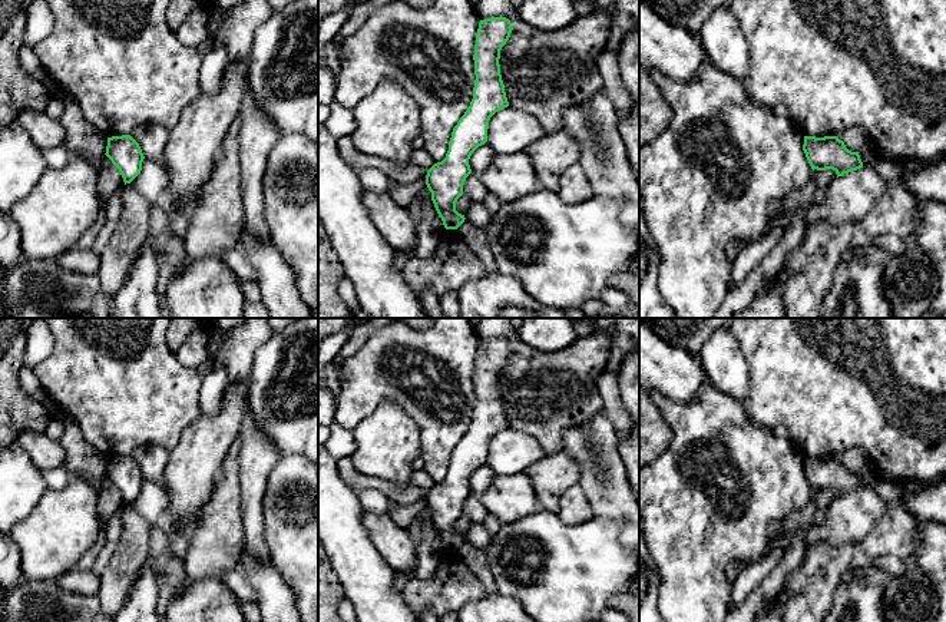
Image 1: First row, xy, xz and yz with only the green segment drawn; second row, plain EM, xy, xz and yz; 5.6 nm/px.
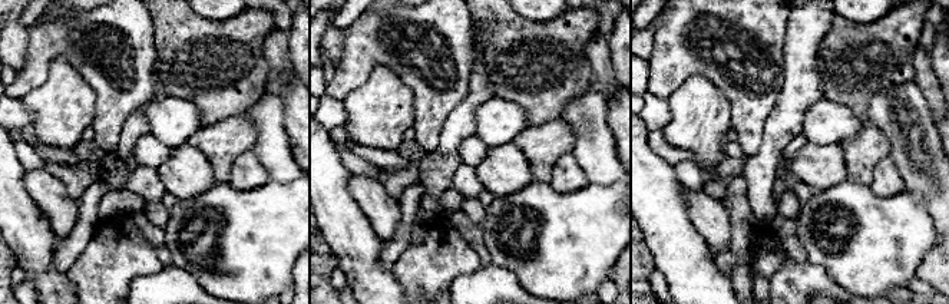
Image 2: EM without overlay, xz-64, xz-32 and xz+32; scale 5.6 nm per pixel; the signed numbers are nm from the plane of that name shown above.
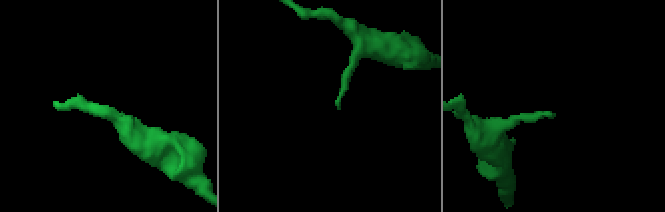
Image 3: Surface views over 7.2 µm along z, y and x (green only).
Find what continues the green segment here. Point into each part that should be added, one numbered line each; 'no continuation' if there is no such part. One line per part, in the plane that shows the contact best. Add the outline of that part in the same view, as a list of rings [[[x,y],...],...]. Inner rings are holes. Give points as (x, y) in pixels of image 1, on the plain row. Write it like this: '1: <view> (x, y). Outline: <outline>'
no continuation

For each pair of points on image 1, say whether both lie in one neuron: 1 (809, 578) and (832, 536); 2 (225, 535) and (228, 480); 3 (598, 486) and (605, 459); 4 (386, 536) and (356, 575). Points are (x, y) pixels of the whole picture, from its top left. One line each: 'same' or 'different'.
1: different
2: same
3: same
4: different

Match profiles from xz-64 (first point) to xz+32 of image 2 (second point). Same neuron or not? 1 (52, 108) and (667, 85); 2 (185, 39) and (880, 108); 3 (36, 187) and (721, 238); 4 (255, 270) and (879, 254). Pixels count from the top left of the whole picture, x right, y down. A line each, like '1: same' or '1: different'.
1: different
2: different
3: same
4: same

